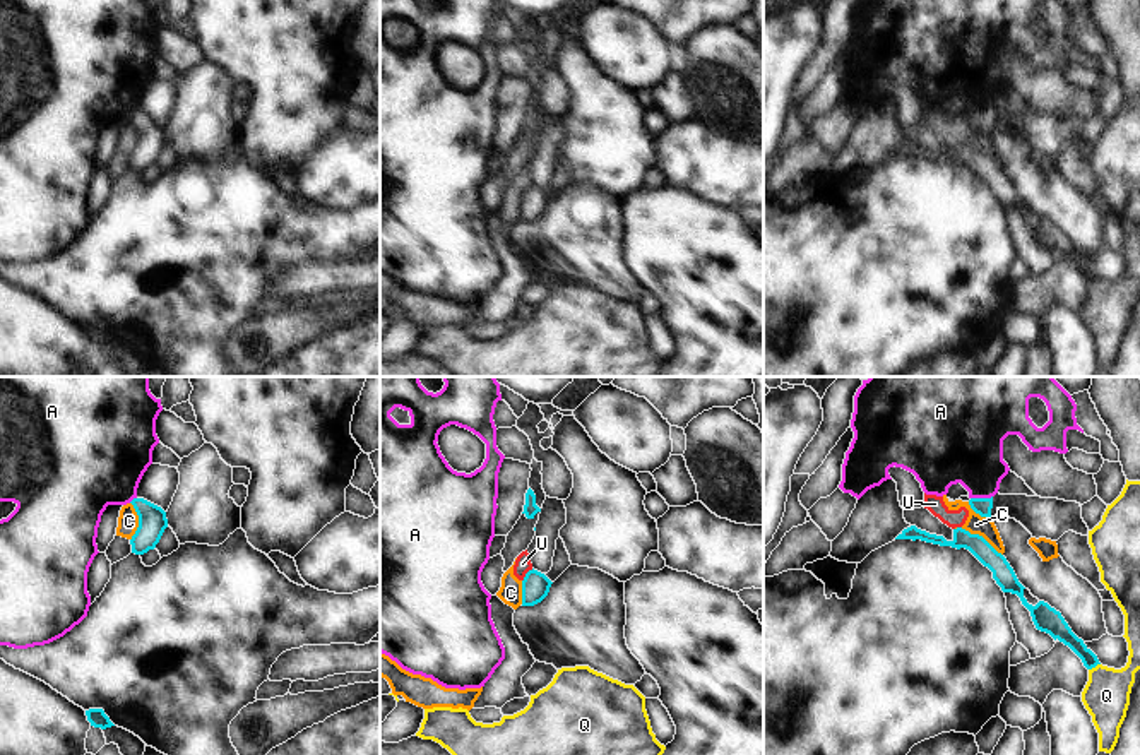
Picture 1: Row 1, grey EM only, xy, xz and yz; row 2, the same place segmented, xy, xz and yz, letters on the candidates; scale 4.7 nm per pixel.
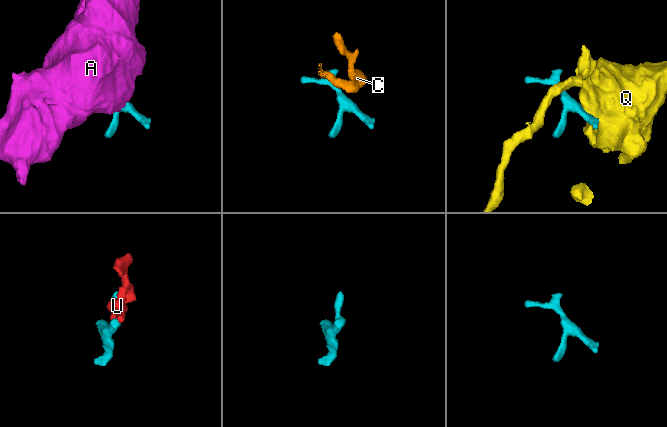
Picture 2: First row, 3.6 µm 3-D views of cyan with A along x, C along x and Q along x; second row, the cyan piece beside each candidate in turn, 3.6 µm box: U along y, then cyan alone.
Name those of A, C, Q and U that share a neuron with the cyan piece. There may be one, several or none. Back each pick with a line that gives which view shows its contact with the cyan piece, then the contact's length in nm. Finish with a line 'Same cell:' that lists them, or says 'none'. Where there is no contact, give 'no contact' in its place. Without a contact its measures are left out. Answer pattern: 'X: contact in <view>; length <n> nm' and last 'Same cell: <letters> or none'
Same cell: none

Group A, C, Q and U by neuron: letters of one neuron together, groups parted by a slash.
A / C U / Q

